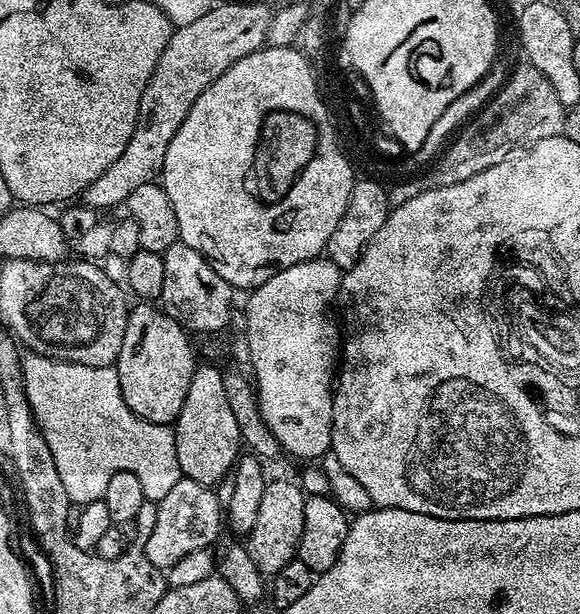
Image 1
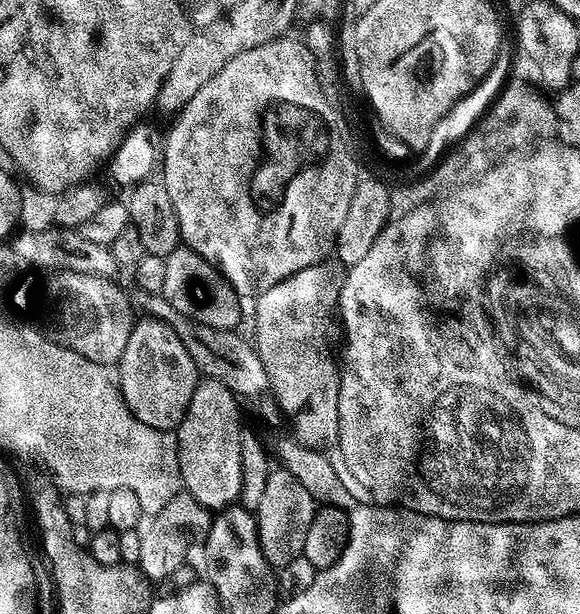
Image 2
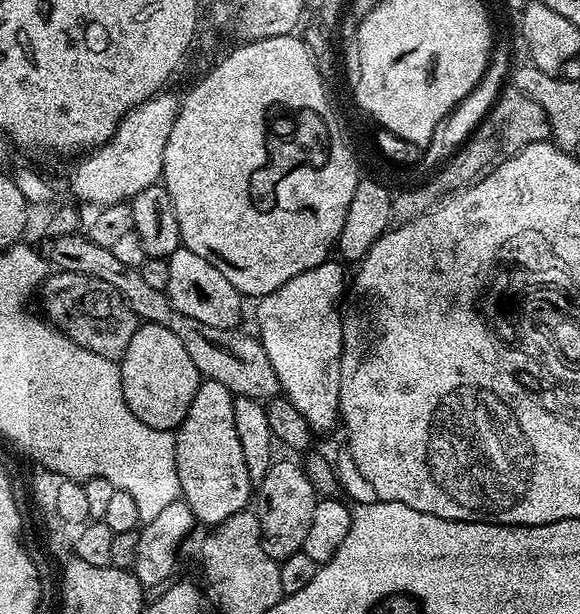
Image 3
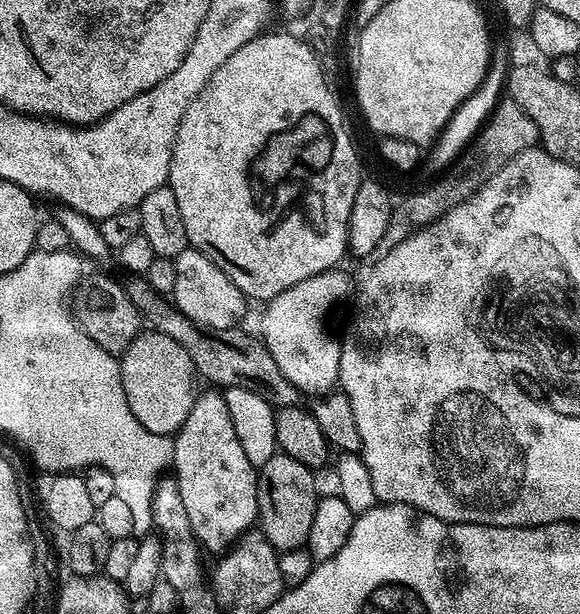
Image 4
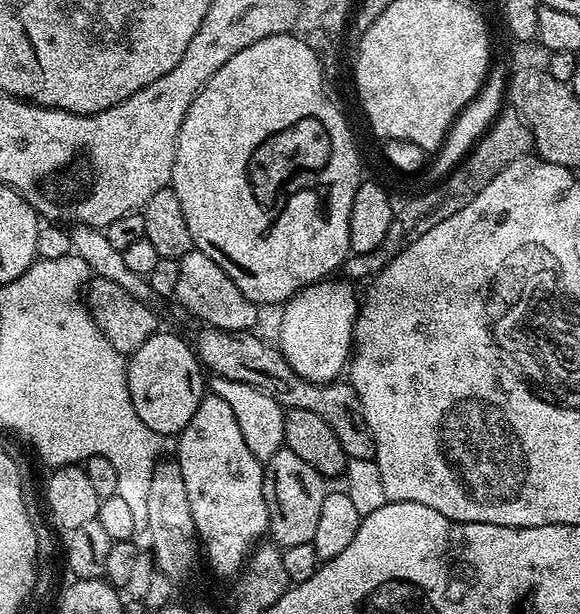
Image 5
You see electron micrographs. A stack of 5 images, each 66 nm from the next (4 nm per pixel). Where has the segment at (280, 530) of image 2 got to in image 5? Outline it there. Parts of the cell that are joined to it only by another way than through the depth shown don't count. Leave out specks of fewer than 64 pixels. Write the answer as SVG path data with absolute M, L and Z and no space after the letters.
M280 448L278 454L274 454L274 458L270 458L264 464L264 497L268 511L268 532L281 549L312 543L314 530L318 530L318 513L322 511L322 502L326 495L324 484L326 484L325 477L321 476L318 470L314 470L314 466L302 462L302 458L298 458L298 454L294 454L294 450L289 448Z

